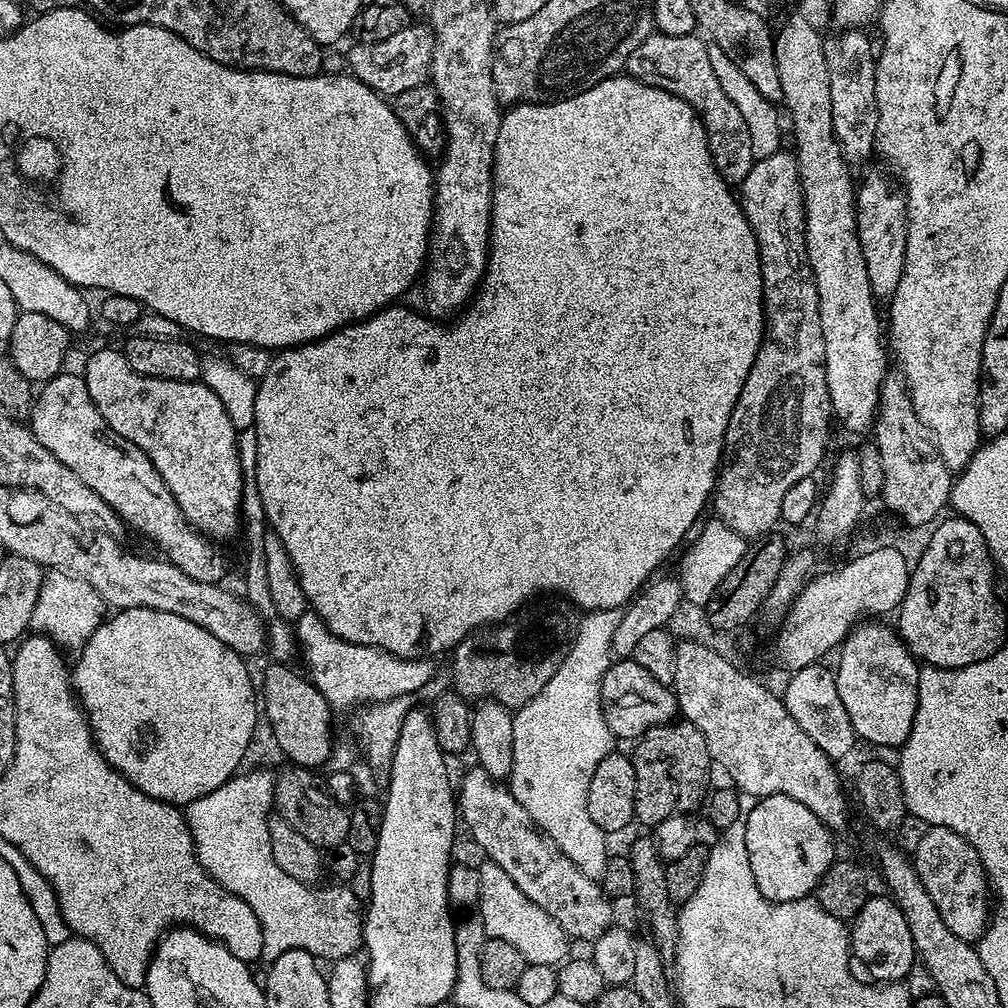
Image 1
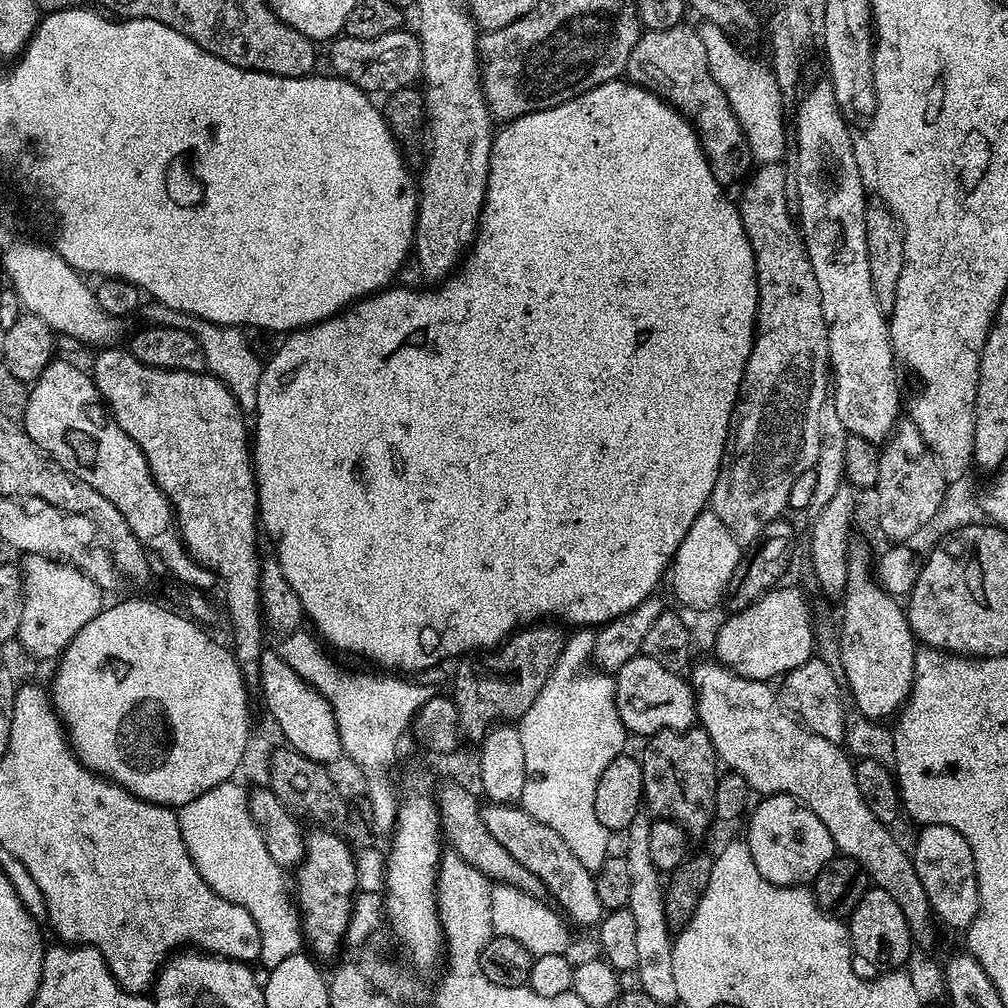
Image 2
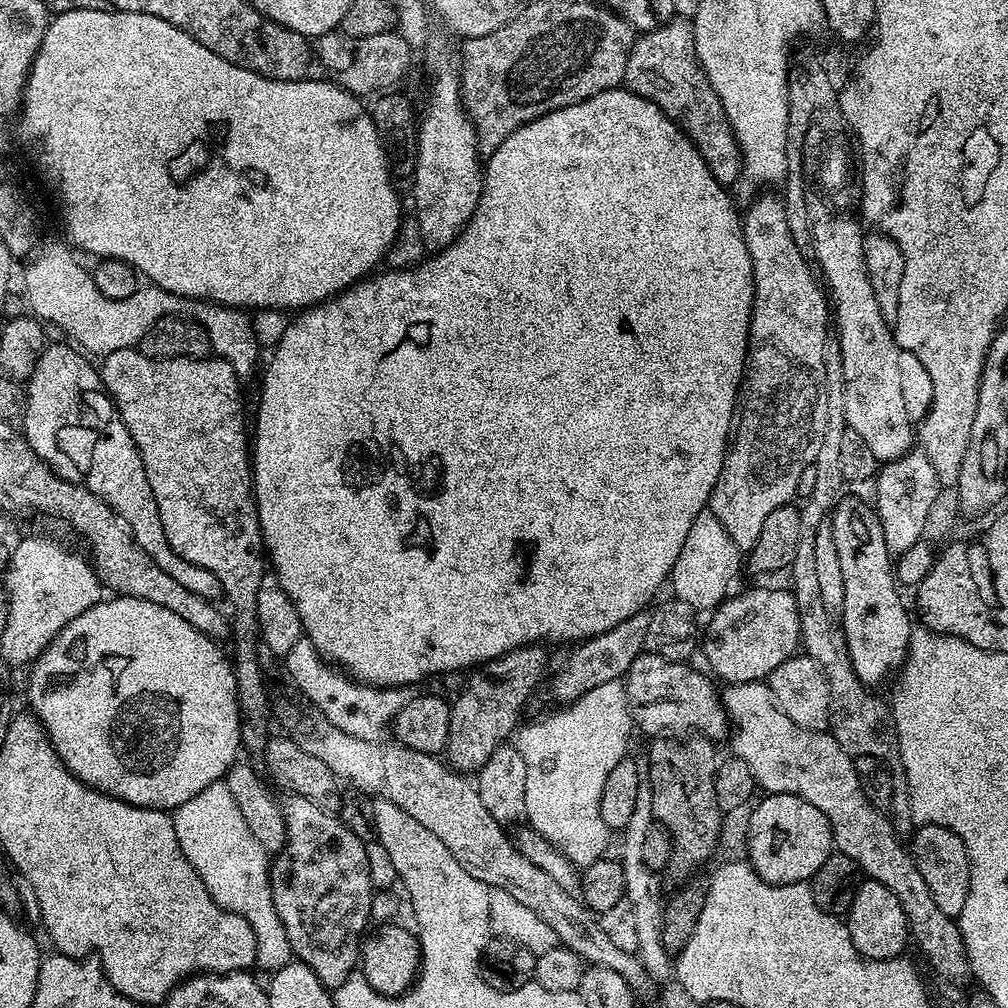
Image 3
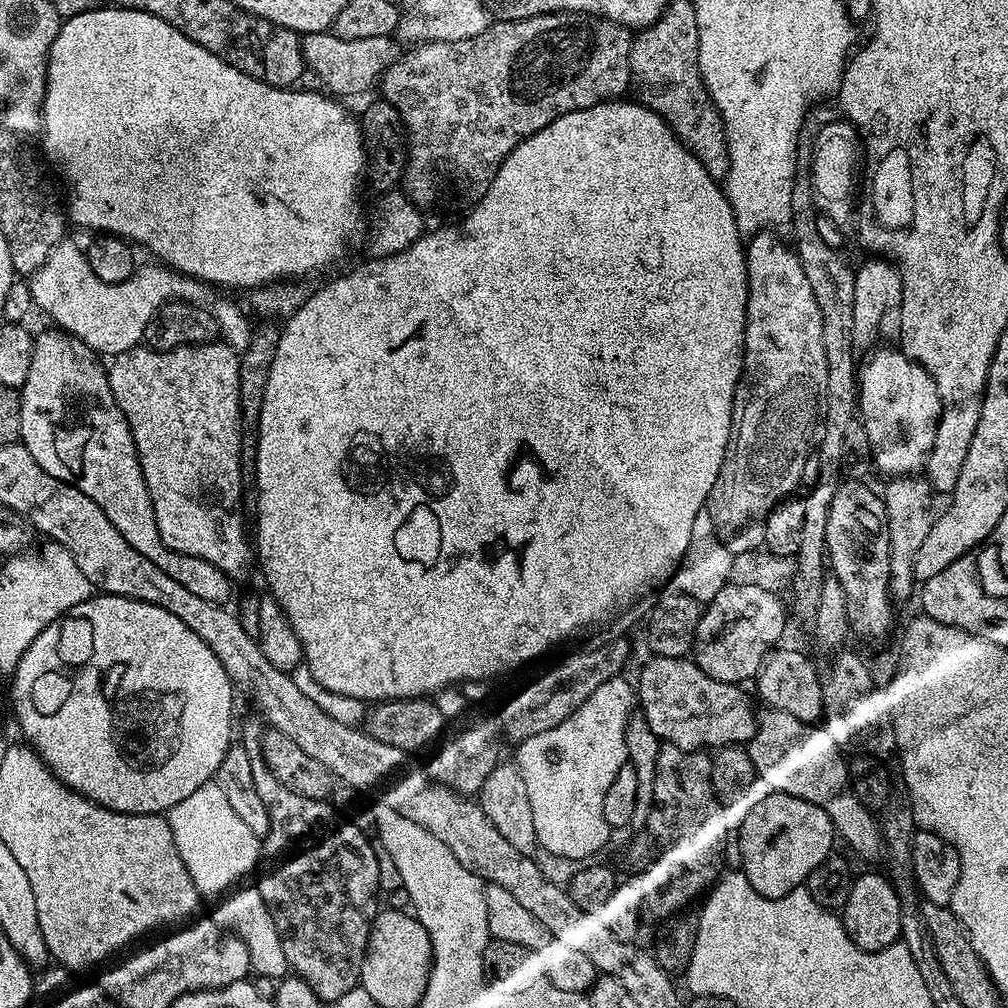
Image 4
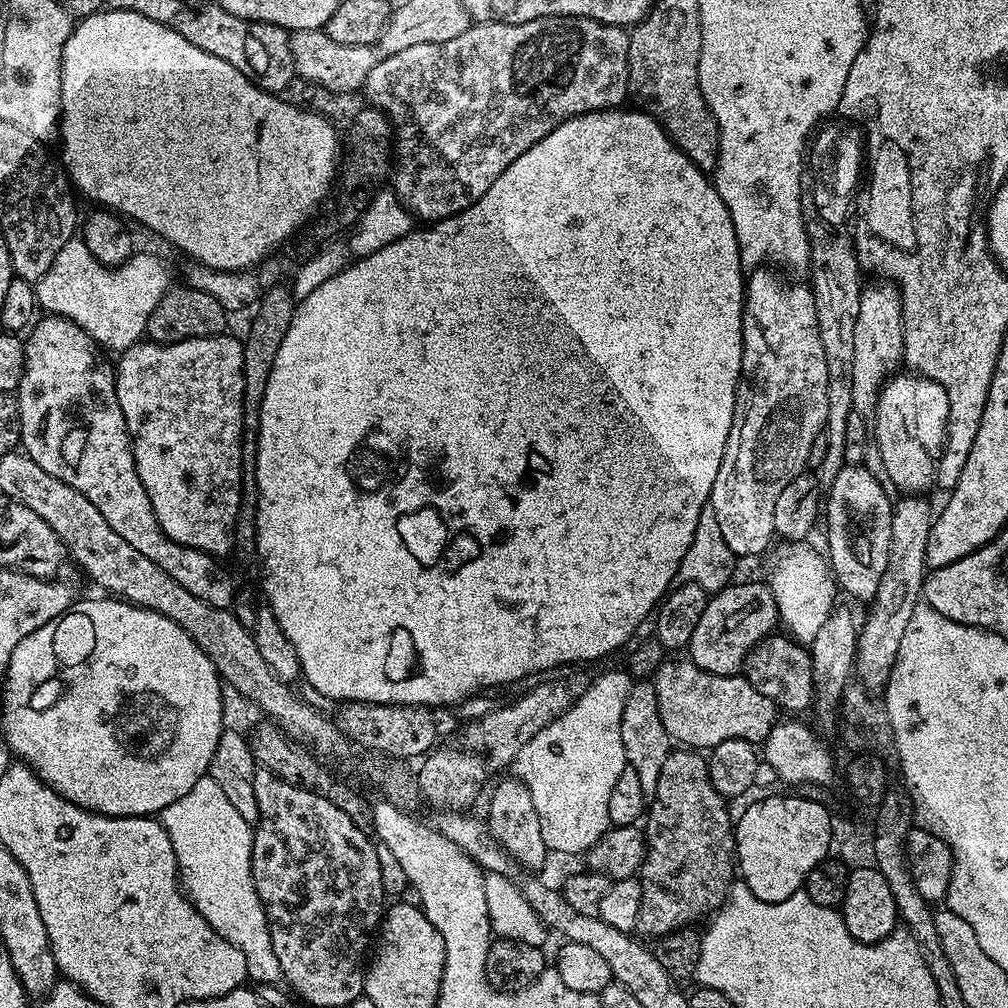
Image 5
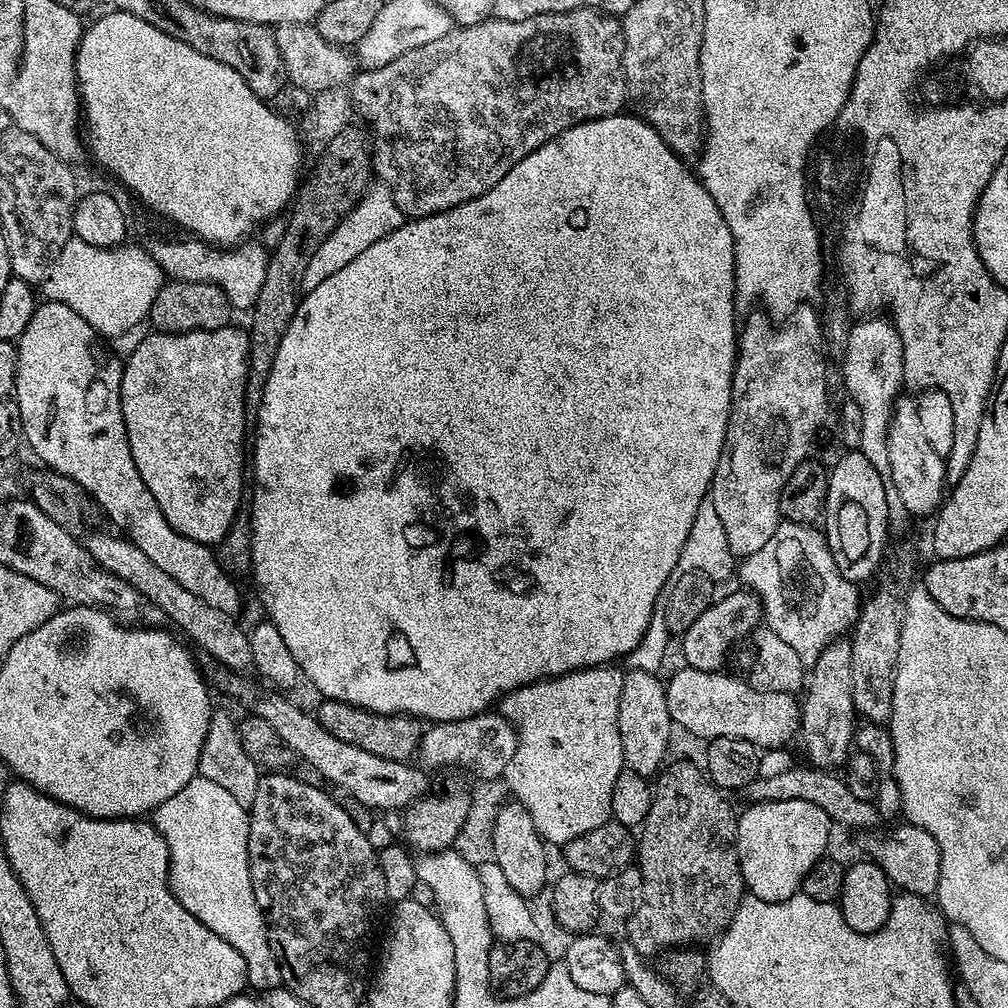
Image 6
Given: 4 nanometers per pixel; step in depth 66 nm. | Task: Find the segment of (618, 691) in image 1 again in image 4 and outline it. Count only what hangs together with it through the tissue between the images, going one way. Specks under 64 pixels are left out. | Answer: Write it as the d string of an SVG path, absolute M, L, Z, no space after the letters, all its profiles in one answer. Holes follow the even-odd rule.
M682 656L651 657L652 661L641 670L636 681L636 700L644 709L642 715L650 730L659 736L661 741L676 744L679 748L693 750L719 750L725 745L747 745L756 736L758 712L752 709L745 690L739 684L718 682L718 678L710 678L696 665L695 659Z

